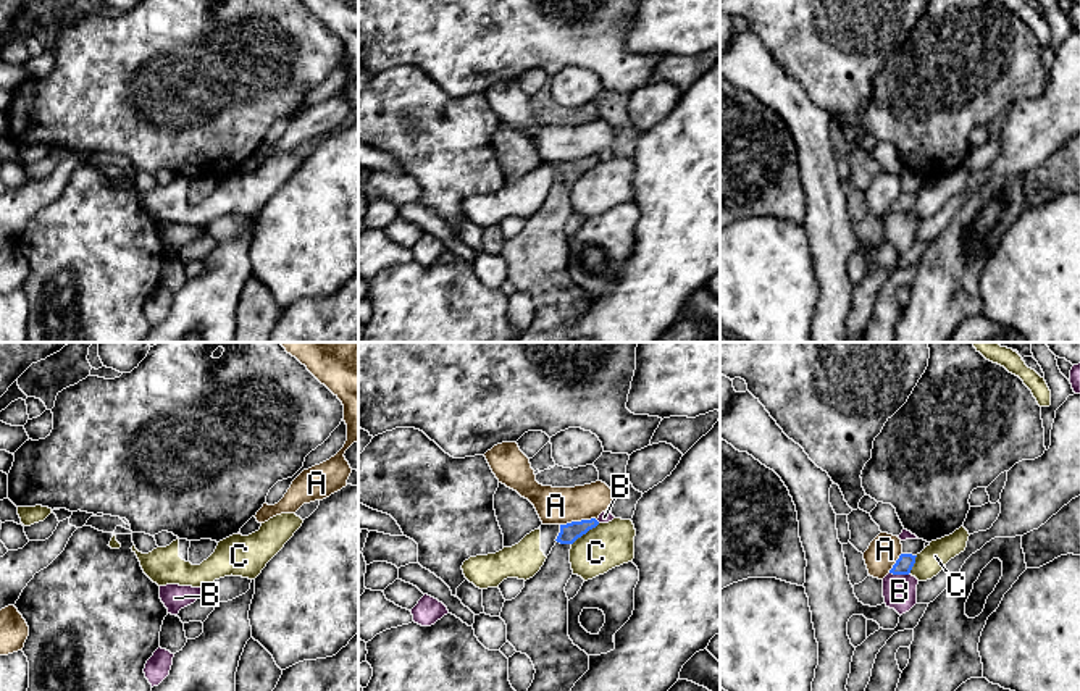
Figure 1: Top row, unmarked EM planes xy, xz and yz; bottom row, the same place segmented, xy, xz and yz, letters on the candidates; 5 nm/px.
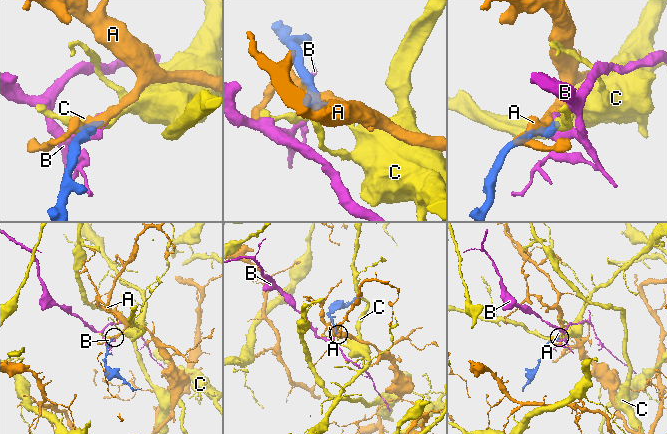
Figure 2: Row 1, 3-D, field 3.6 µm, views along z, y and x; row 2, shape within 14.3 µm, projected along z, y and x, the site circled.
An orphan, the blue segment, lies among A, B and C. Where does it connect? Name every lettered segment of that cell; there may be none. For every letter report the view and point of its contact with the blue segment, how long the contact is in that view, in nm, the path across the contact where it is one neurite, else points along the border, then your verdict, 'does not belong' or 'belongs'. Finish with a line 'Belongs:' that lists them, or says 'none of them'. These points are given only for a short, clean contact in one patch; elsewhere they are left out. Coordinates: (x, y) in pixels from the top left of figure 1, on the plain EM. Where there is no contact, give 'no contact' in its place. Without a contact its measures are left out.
A: meets blue in xz at (578, 160); contact 190 nm long; does not belong
B: meets blue in yz at (900, 212); contact 100 nm long; border along yz (890, 210), (909, 212); does not belong
C: meets blue in xz at (585, 171); contact 180 nm long; border along xz (599, 162), (572, 183); does not belong
Belongs: none of them

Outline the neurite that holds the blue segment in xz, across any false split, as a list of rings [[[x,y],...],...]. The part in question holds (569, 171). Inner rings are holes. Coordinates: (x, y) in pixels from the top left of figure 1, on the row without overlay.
[[[596,157],[560,163],[557,181],[521,231],[505,239],[507,279],[534,304],[534,318],[518,342],[570,342],[570,329],[589,308],[589,294],[568,274],[565,224],[573,213],[571,182],[596,166]]]

